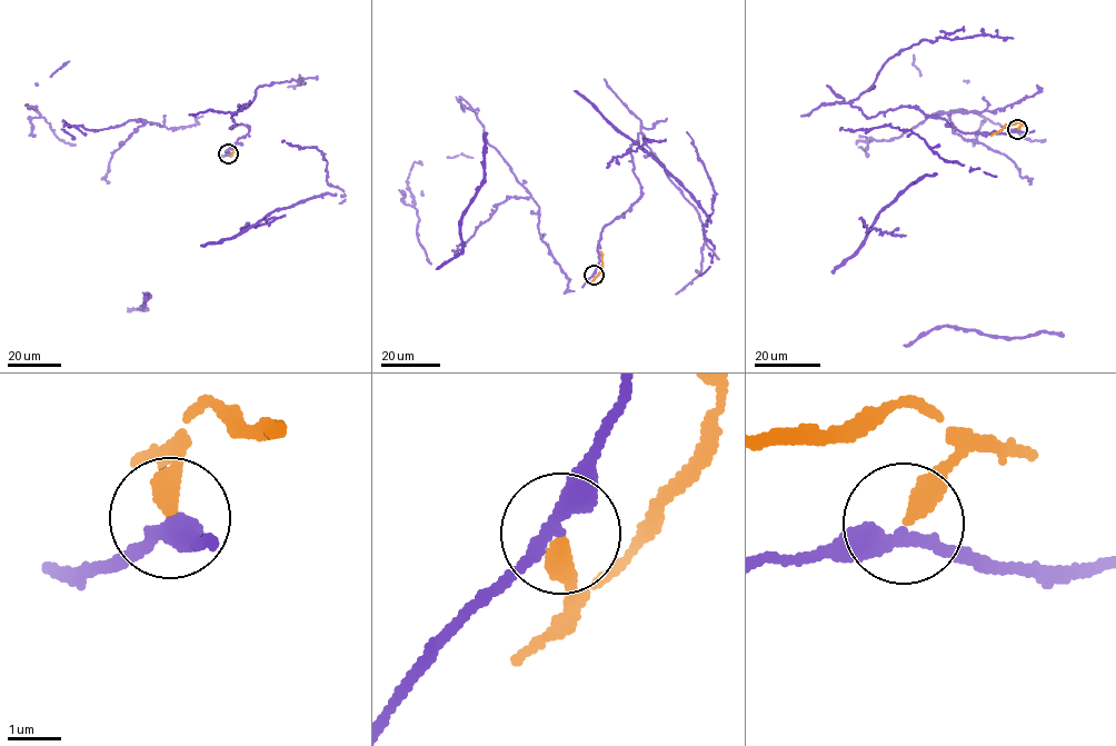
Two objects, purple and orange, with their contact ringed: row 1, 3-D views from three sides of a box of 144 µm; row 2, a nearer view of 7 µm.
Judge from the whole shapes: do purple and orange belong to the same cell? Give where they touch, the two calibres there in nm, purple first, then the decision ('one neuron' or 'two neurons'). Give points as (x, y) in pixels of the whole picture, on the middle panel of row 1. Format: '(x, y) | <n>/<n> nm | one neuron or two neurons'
(594, 275) | 320/360 nm | two neurons

